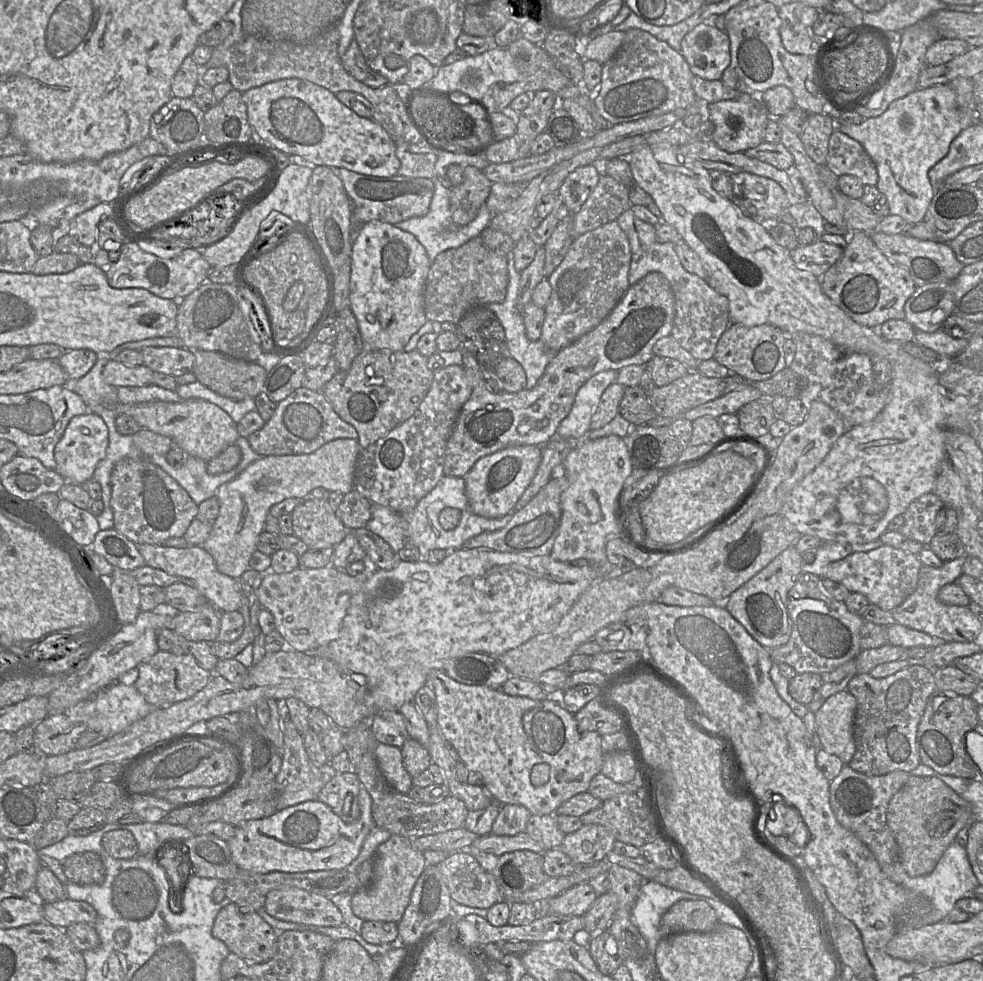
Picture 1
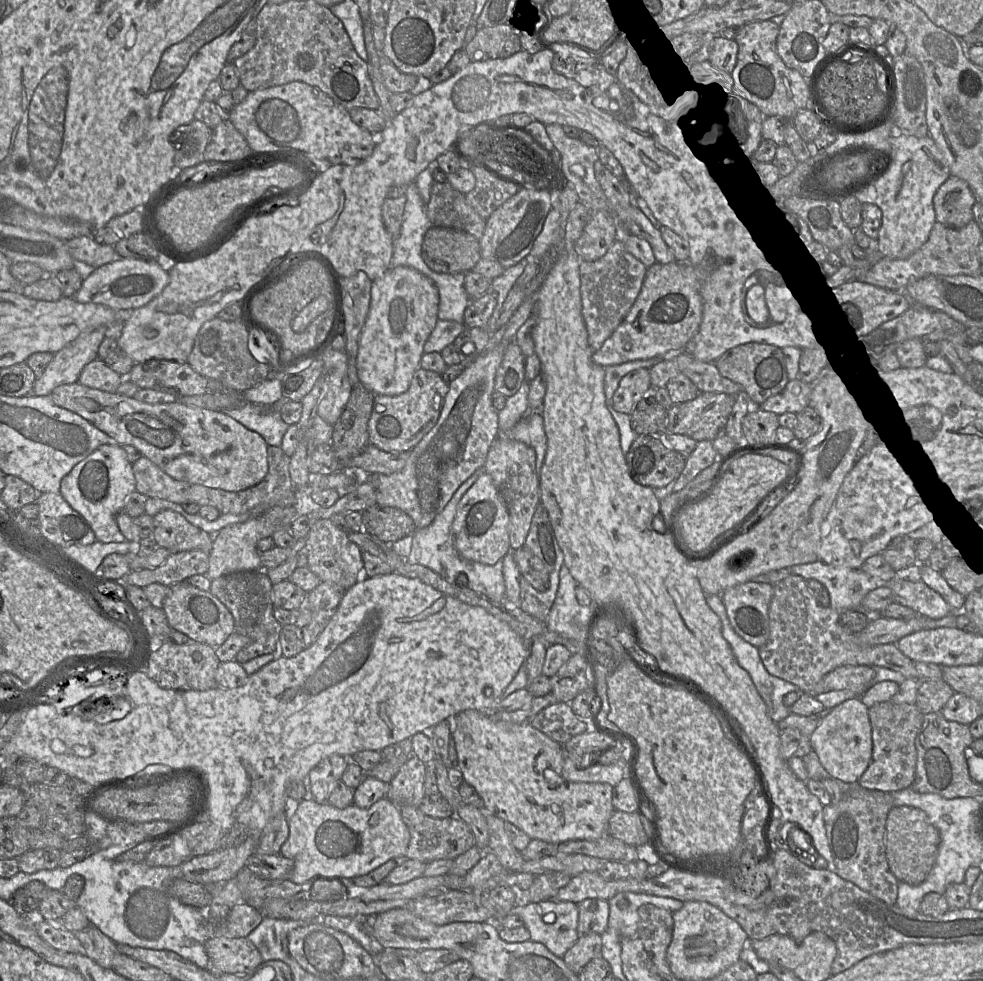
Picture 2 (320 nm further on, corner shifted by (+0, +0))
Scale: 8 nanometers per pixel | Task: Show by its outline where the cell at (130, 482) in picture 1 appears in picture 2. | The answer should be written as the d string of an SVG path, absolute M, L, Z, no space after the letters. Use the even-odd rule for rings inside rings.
M173 510L160 511L153 516L153 522L156 542L171 553L189 550L210 553L212 550L212 536Z

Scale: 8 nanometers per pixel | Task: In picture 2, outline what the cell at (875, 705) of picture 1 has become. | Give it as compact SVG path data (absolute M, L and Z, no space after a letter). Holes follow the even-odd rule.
M880 702L868 708L872 732L871 762L858 783L865 789L896 792L911 787L915 778L915 740L921 726L922 713L916 704Z

